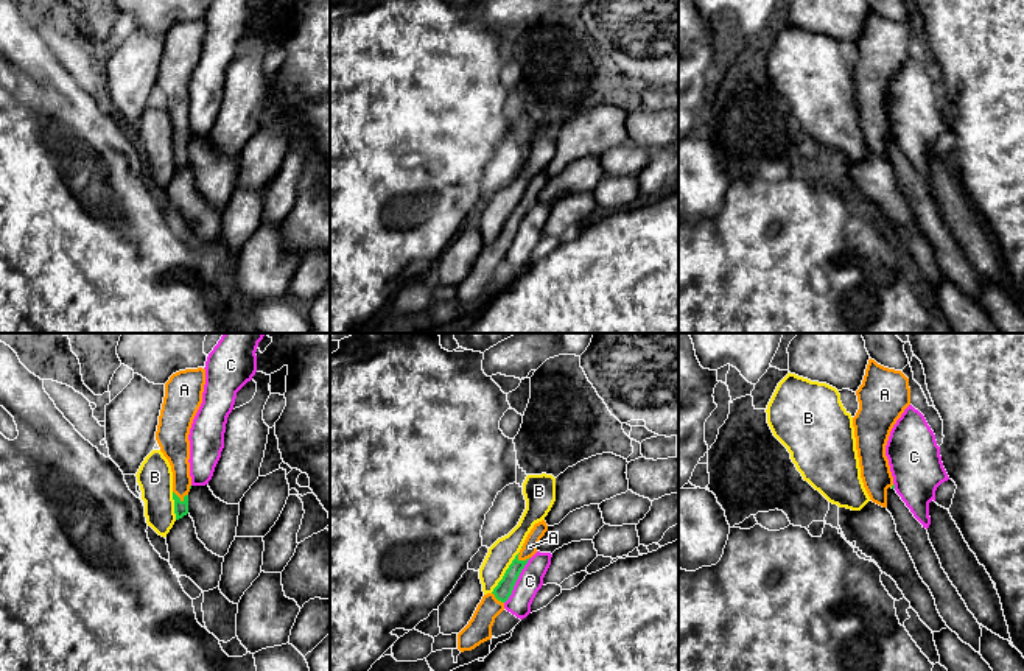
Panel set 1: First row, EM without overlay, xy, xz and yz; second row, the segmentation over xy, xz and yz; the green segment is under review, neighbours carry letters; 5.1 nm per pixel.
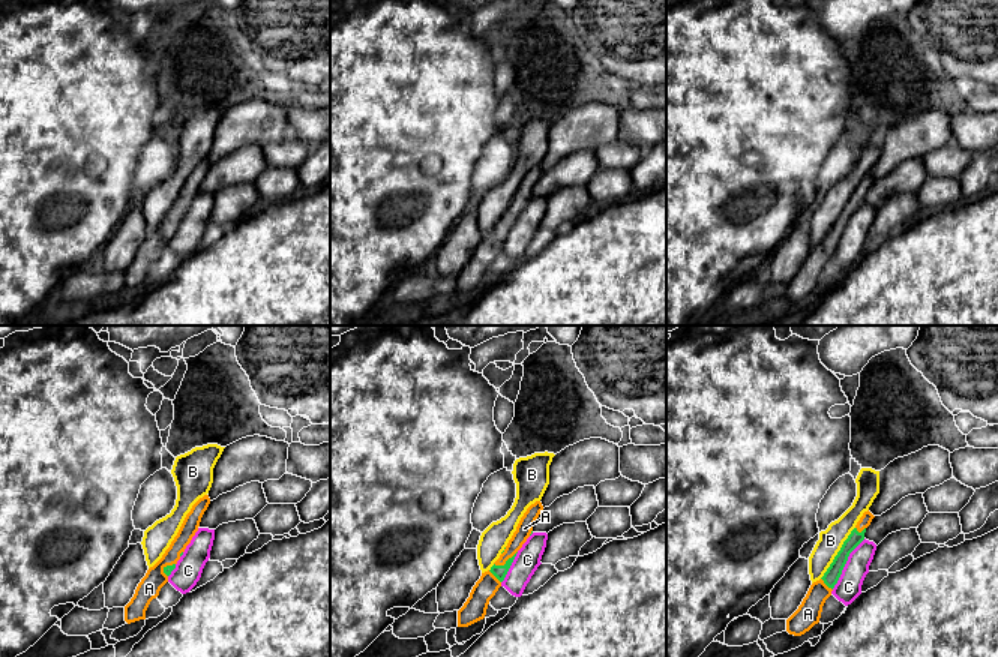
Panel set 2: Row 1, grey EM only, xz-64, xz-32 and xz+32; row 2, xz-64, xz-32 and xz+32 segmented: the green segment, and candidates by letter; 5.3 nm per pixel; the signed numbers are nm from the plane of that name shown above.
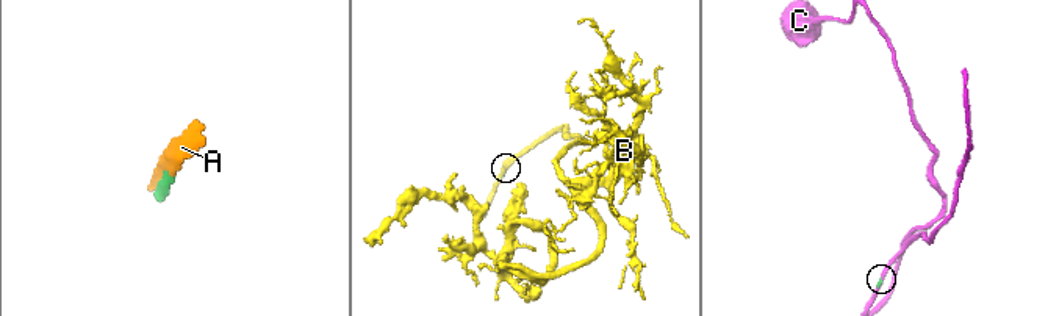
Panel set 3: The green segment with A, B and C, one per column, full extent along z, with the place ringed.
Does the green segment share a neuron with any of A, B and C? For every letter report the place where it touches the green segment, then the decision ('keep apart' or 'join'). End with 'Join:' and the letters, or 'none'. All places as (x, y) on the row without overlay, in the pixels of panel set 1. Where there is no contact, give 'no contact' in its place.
A: xy (179, 150) | join
B: xz (506, 223) | keep apart
C: xz (515, 232) | keep apart
Join: A

